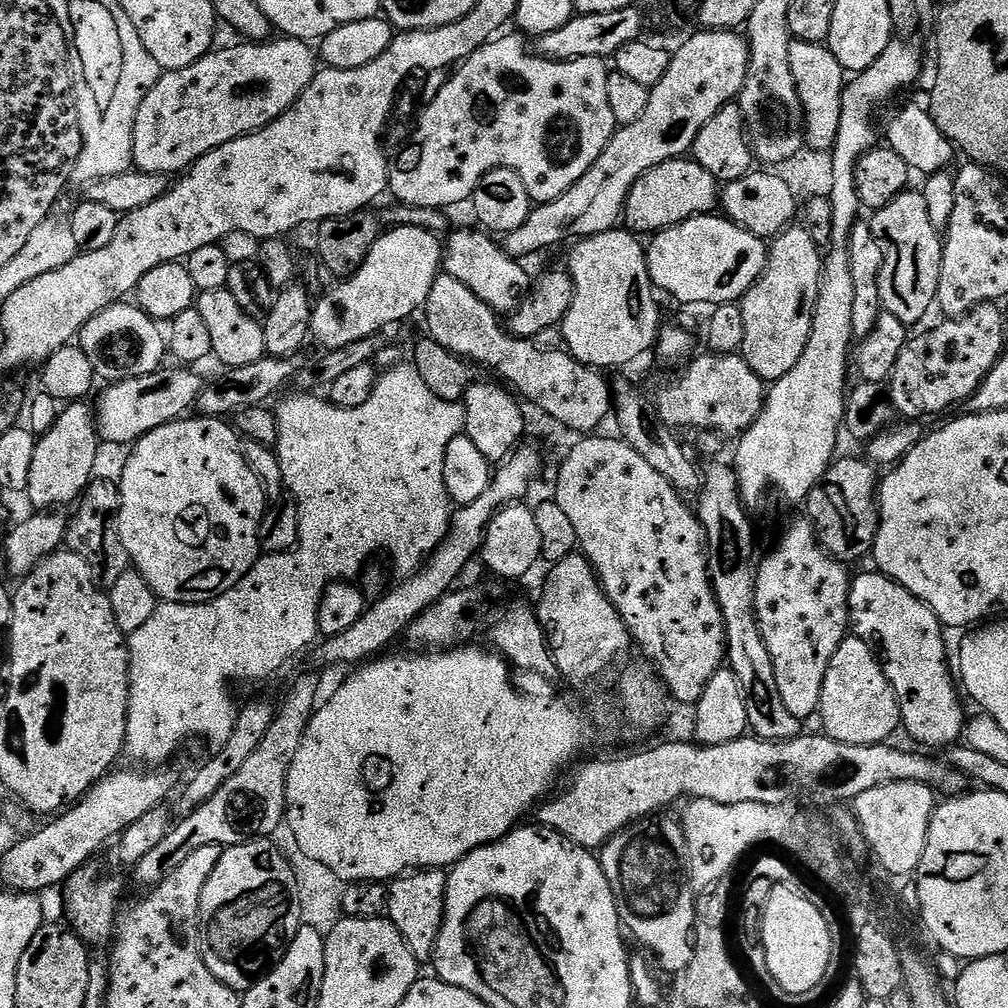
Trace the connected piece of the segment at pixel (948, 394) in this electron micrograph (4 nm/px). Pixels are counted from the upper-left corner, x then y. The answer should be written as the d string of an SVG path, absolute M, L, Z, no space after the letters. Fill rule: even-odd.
M995 303L980 304L964 316L945 319L945 324L940 324L921 336L913 335L909 339L902 354L898 354L898 362L894 362L894 370L886 384L890 403L901 417L918 418L914 416L924 416L927 412L944 412L955 404L963 405L978 390L982 378L990 374L994 362L998 362L998 358L1006 352L1004 316L996 308L999 307Z

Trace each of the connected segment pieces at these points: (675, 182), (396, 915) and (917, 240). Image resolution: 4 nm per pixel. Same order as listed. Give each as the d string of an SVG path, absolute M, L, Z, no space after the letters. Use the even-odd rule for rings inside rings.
M695 158L667 160L665 164L654 166L645 176L632 183L624 203L623 227L633 234L655 234L663 228L672 228L691 220L693 216L715 213L721 192L716 176L703 168Z
M421 870L402 876L387 885L387 919L402 934L410 954L417 962L431 961L436 955L438 934L444 921L444 899L448 889L448 872L444 870Z
M905 190L894 202L875 209L870 223L874 238L883 242L884 261L880 271L880 302L883 311L902 323L915 326L936 304L940 263L944 257L941 233L930 222L923 191Z

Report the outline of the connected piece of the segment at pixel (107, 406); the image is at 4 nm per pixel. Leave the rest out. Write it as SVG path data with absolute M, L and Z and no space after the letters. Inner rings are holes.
M172 366L176 368L161 367L159 372L151 372L142 378L130 378L129 380L117 380L109 383L108 388L100 396L100 401L94 404L94 419L96 431L103 443L125 444L131 446L143 438L150 430L158 430L158 426L166 426L172 420L179 420L185 415L187 408L191 409L200 396L202 387L201 378L192 372L188 366Z

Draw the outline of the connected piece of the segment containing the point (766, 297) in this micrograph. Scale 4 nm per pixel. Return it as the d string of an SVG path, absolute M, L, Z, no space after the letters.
M789 226L771 241L768 265L754 286L739 301L746 334L740 352L744 361L765 382L782 379L802 358L806 342L810 342L810 326L814 306L818 302L818 282L822 263L821 249L803 226Z

